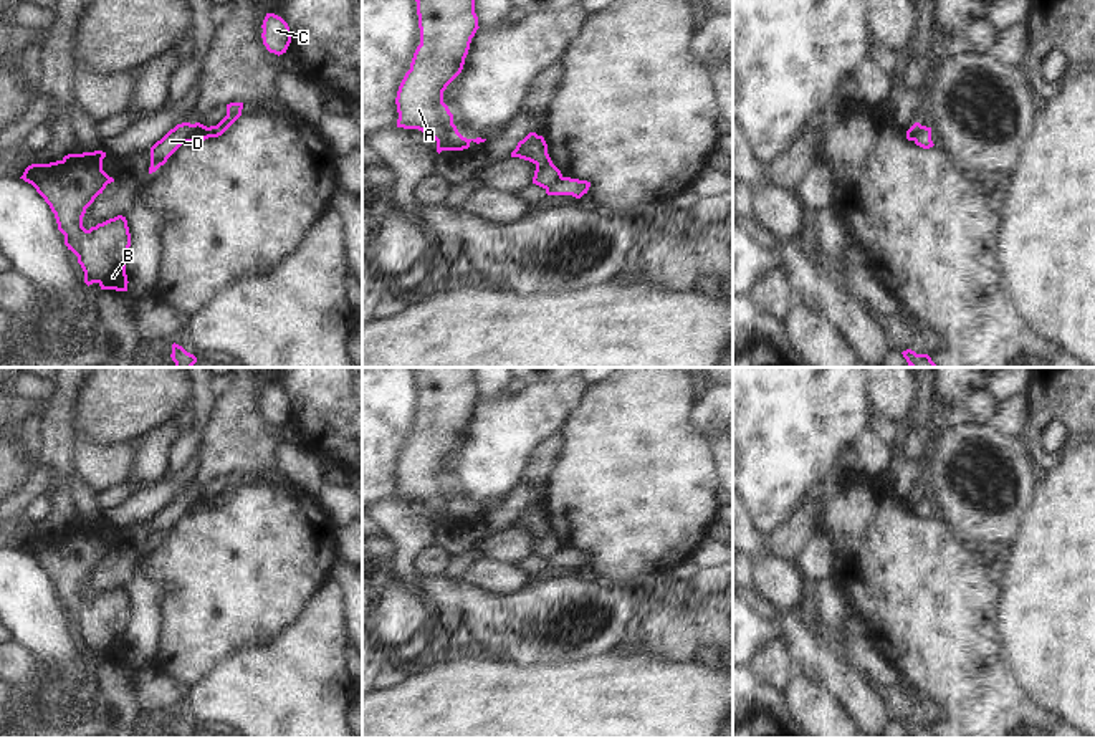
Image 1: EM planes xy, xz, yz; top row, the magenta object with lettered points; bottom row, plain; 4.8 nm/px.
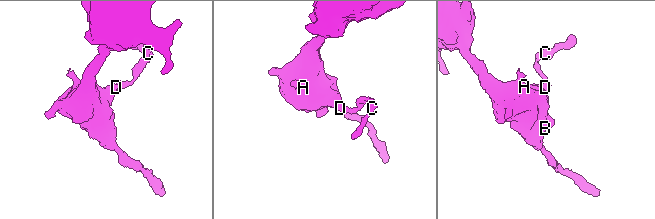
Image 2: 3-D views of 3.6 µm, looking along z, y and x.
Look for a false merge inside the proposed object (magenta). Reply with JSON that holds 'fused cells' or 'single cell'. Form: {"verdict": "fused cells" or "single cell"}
{"verdict": "fused cells"}

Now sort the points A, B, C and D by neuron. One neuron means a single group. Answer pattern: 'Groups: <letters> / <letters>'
Groups: A B D / C

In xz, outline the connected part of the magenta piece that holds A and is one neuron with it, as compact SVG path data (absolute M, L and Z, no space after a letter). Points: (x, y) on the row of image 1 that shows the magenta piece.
M415 0L420 45L417 46L410 69L405 73L395 98L397 127L418 129L437 141L437 152L463 151L470 142L485 142L486 139L466 139L453 124L453 114L443 103L443 91L461 73L471 38L478 26L475 0Z

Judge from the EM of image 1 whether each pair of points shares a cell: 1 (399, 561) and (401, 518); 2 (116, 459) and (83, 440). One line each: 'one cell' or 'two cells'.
1: one cell
2: one cell

